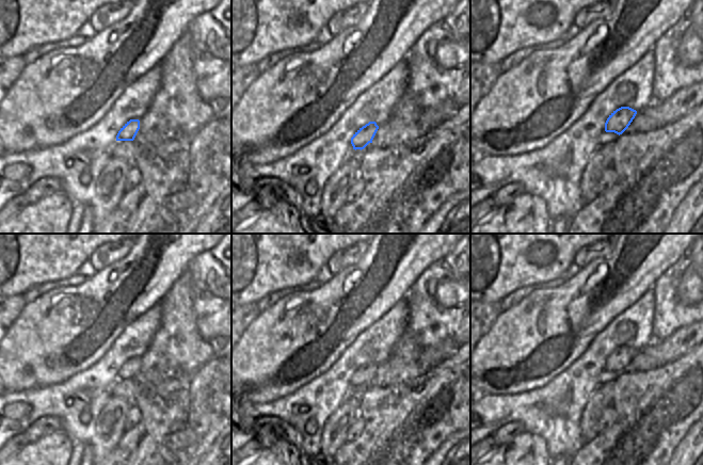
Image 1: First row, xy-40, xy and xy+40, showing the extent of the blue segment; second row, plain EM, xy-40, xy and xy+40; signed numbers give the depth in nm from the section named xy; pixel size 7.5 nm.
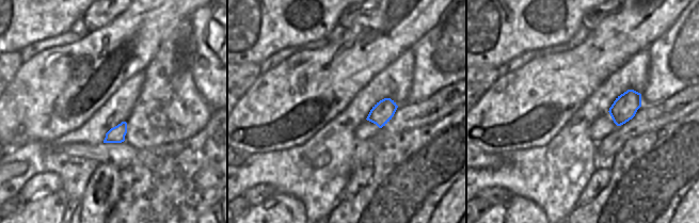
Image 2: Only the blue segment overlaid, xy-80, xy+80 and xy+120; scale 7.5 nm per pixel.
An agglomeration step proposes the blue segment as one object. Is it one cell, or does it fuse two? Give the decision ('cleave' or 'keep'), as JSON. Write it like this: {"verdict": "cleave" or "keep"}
{"verdict": "keep"}

